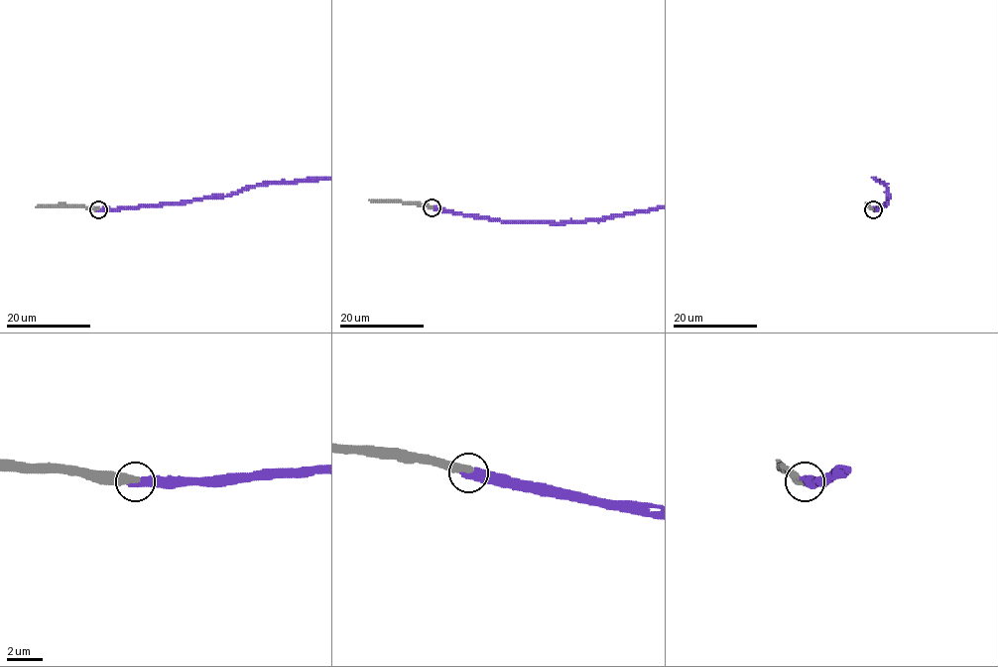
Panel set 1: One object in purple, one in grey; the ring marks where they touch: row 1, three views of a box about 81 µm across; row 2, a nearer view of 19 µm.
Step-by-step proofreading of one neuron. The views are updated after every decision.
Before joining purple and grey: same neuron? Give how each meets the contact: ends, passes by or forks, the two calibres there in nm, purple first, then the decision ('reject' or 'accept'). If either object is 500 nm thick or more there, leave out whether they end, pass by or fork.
purple ends; grey ends; calibres 440 and 380 nm; accept

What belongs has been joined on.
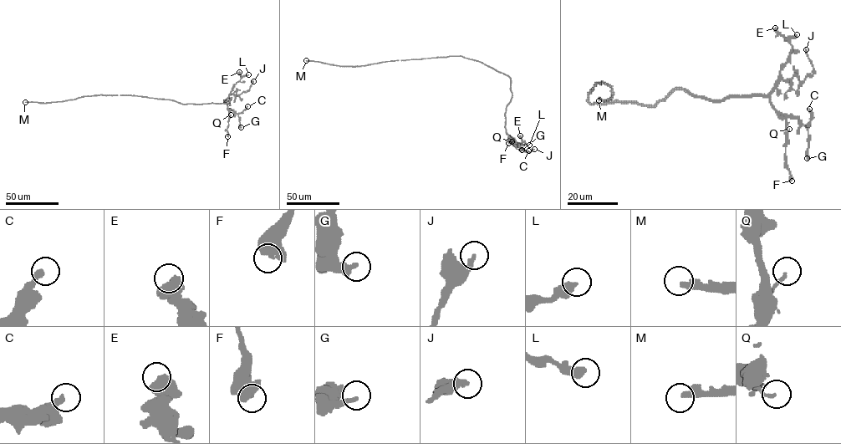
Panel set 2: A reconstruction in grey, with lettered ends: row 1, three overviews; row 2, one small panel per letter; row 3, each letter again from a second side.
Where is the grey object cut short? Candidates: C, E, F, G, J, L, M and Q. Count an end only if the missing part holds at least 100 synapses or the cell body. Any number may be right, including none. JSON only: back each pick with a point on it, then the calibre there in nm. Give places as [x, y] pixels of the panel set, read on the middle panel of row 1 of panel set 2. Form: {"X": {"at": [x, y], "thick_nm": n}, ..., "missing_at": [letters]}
{"M": {"at": [306, 60], "thick_nm": 320}, "missing_at": ["M"]}

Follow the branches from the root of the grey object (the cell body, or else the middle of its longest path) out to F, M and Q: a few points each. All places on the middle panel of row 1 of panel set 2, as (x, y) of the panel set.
F: (464, 58), (481, 62), (510, 78), (512, 97), (505, 114), (505, 128), (510, 140), (508, 143)
M: (464, 58), (393, 60), (355, 66), (306, 60)
Q: (464, 58), (481, 62), (510, 78), (512, 97), (506, 109), (505, 128), (512, 141)

